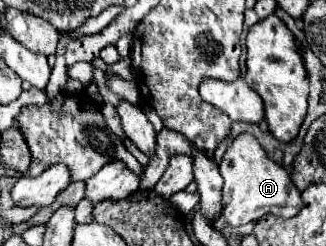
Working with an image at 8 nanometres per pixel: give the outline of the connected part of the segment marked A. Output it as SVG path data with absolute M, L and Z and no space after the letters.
M240 134L232 140L220 162L220 174L224 180L222 216L230 226L256 222L264 214L292 218L302 206L300 192L296 190L296 186L292 186L290 174L282 166L272 162L264 154L264 148L250 134Z

